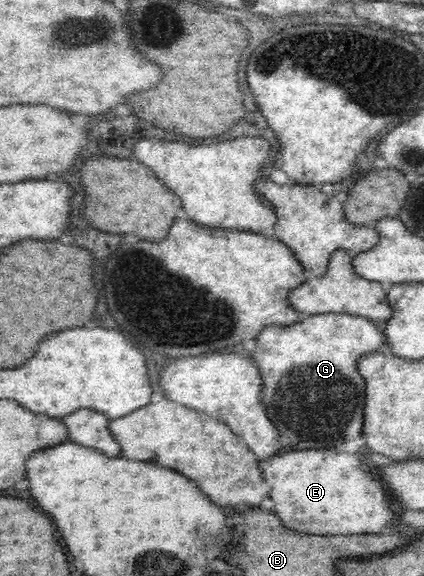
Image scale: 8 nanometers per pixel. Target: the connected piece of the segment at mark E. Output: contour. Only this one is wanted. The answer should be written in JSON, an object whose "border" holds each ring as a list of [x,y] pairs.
{"border":[[[291,451],[263,463],[265,481],[271,485],[275,515],[285,527],[309,535],[379,533],[391,519],[387,495],[377,477],[365,469],[357,455],[327,451]]]}

